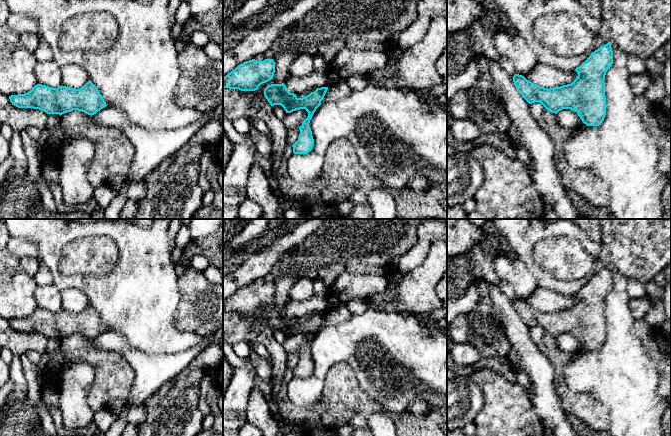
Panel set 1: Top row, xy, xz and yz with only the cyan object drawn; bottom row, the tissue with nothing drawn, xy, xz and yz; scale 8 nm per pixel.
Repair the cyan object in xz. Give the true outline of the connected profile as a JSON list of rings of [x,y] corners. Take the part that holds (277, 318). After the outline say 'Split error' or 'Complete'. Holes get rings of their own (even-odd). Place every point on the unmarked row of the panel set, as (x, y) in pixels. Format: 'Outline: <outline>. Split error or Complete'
Outline: [[[271,308],[264,313],[264,320],[271,330],[281,329],[286,337],[296,334],[305,333],[308,336],[307,342],[299,351],[300,358],[298,364],[293,368],[294,378],[306,378],[310,376],[314,370],[312,355],[309,350],[310,344],[320,330],[328,311],[317,312],[309,319],[298,322],[296,318],[290,317],[285,308]]]. Complete

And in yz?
Outline: [[[608,266],[575,293],[578,301],[571,308],[548,313],[519,298],[513,300],[513,306],[529,328],[540,326],[555,338],[571,333],[587,350],[599,350],[606,339],[605,299],[612,288],[613,275]]]. Complete

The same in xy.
Outline: [[[90,304],[80,313],[37,308],[29,316],[11,319],[9,323],[18,332],[39,333],[60,340],[73,334],[92,340],[107,330],[98,312]]]. Complete

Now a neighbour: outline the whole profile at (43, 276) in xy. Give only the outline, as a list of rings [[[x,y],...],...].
[[[41,262],[38,271],[33,278],[38,286],[50,285],[53,283],[53,276],[50,270]]]

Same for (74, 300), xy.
[[[69,288],[61,291],[62,310],[73,313],[80,313],[90,303],[86,294],[76,288]]]

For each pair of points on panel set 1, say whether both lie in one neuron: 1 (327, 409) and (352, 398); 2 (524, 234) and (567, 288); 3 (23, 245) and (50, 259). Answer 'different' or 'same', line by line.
1: same
2: same
3: different

